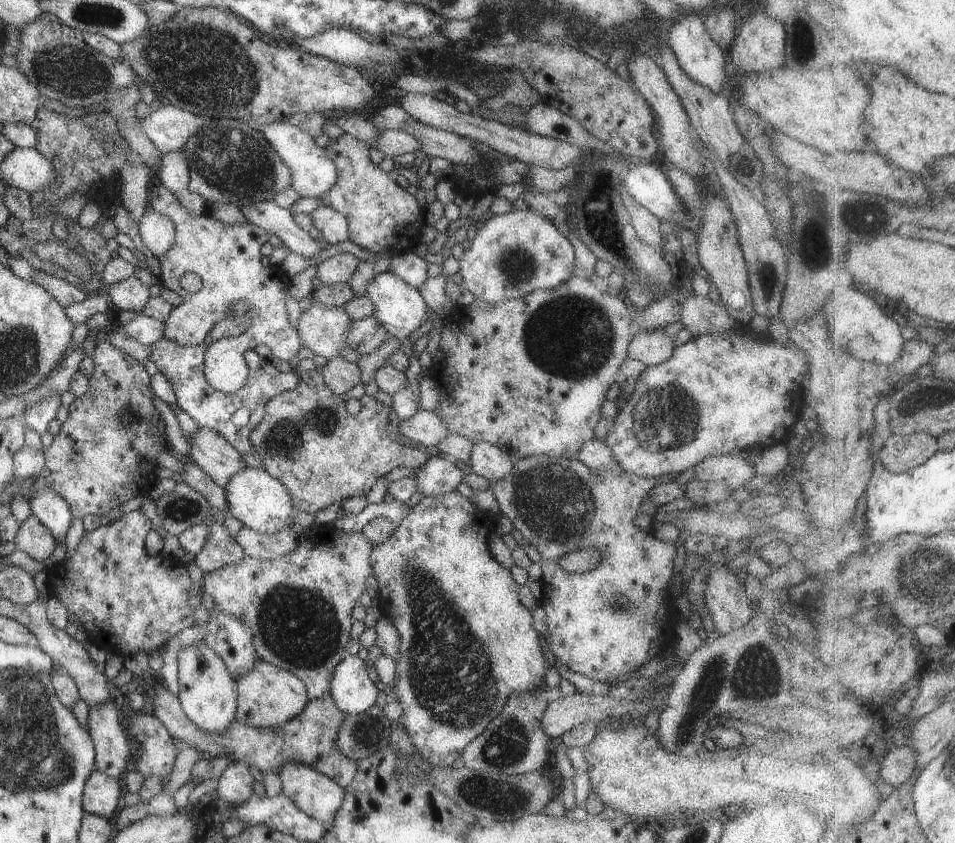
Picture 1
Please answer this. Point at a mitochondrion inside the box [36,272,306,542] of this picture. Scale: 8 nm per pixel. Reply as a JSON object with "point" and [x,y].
{"point":[128,416]}

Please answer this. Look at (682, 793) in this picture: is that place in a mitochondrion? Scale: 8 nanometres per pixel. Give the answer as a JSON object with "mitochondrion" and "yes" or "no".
{"mitochondrion":"no"}

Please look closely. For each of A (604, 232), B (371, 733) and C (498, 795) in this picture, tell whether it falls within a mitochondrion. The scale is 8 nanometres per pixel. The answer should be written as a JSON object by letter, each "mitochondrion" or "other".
{"A":"mitochondrion","B":"mitochondrion","C":"mitochondrion"}

